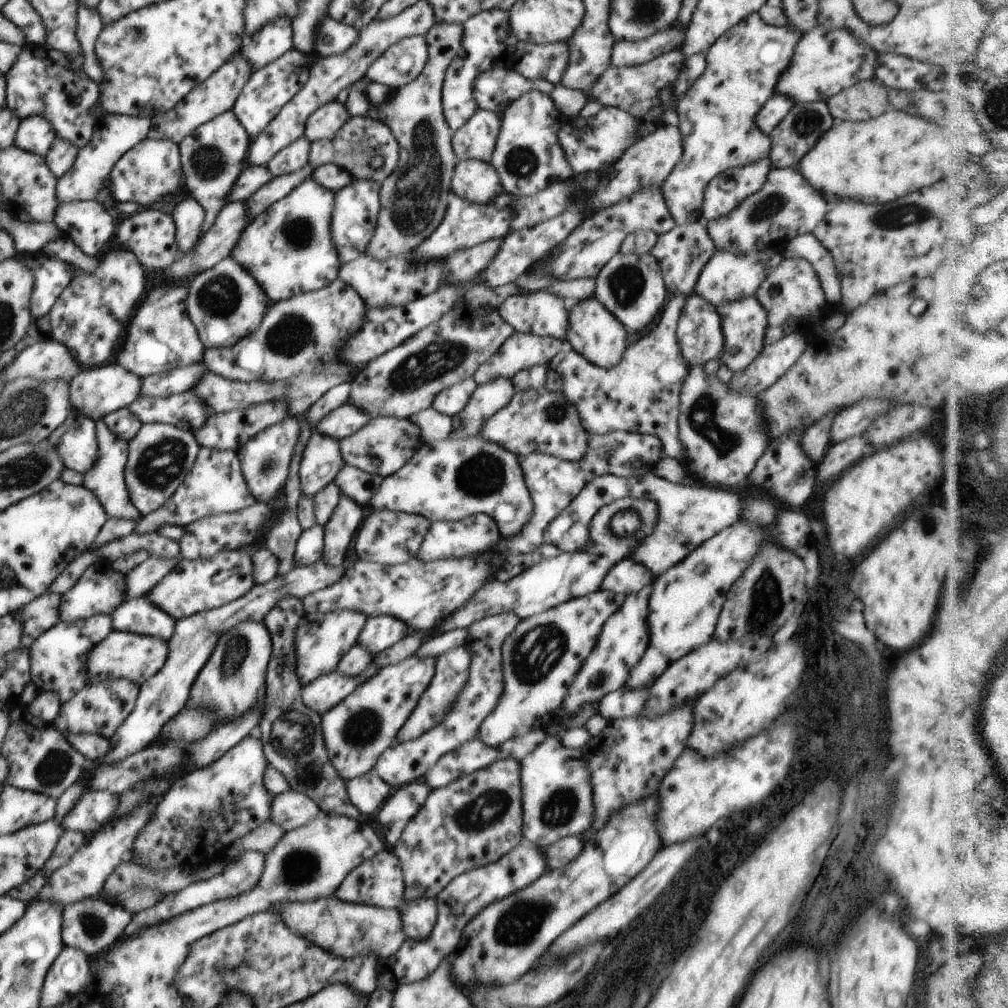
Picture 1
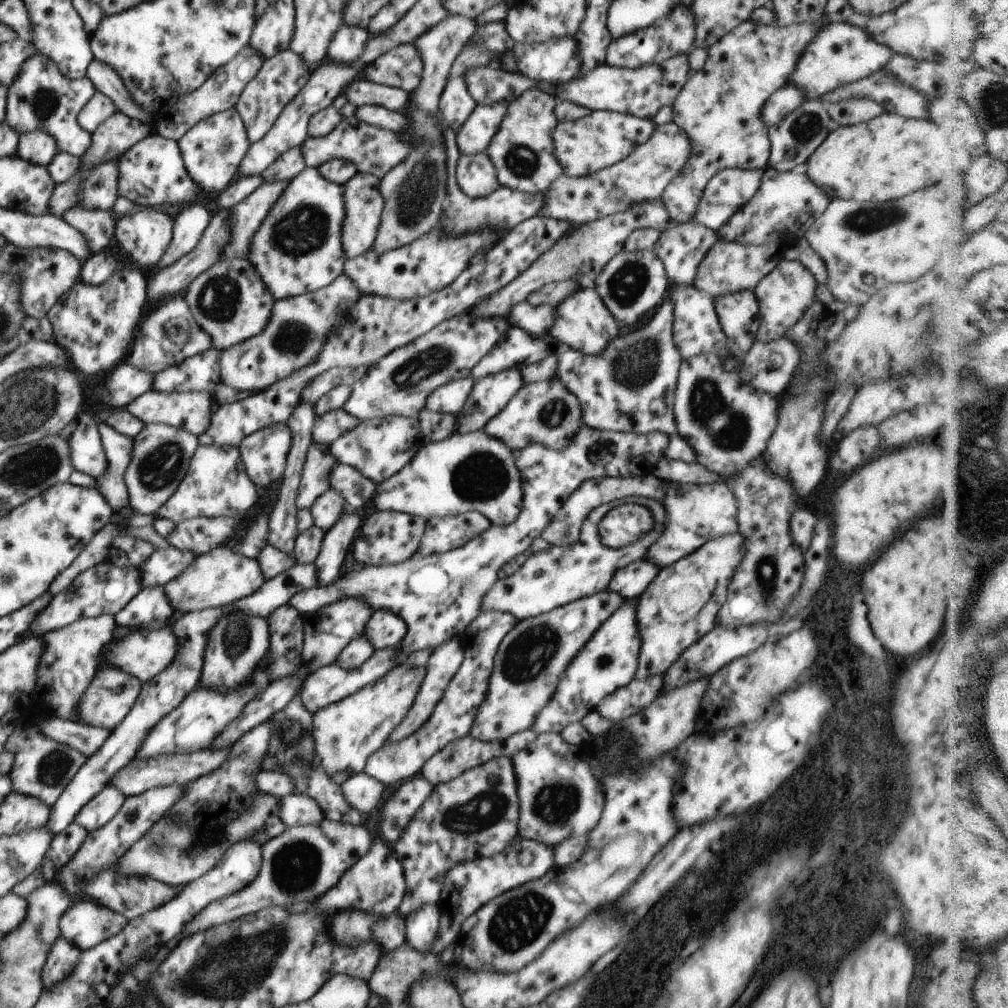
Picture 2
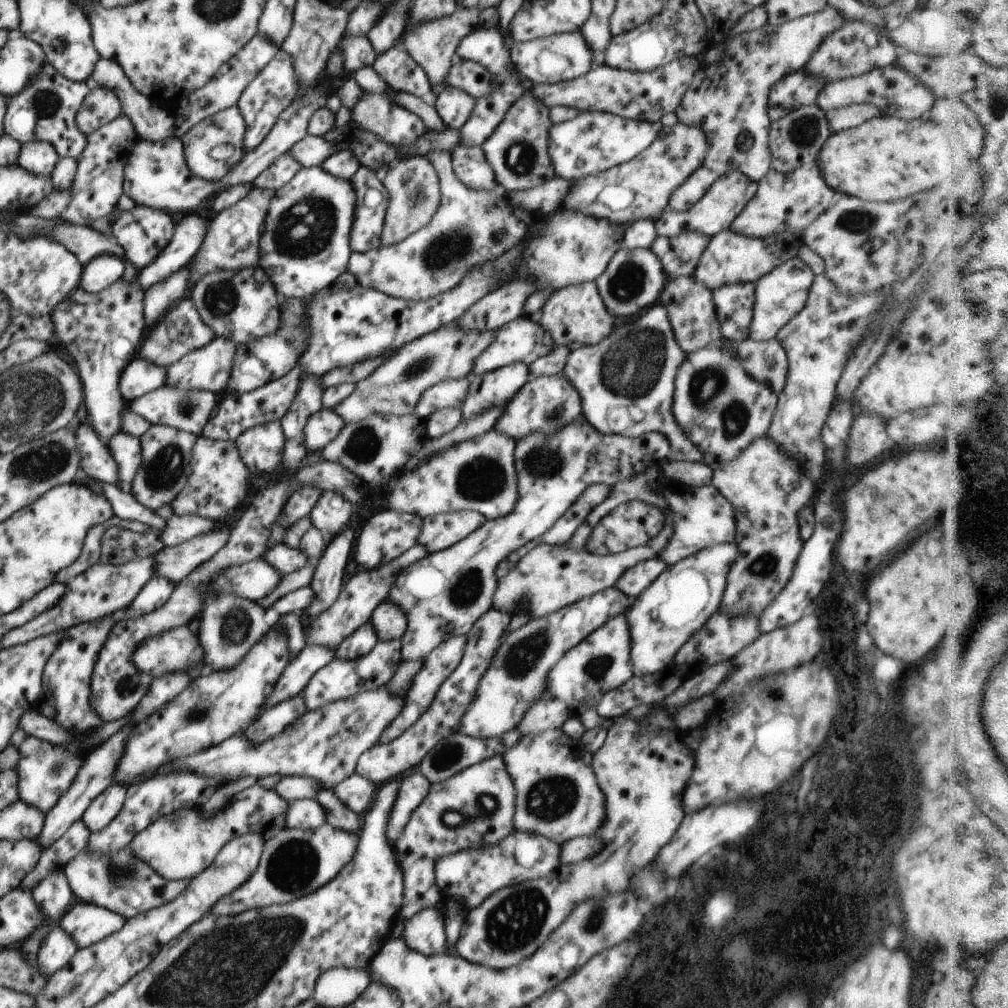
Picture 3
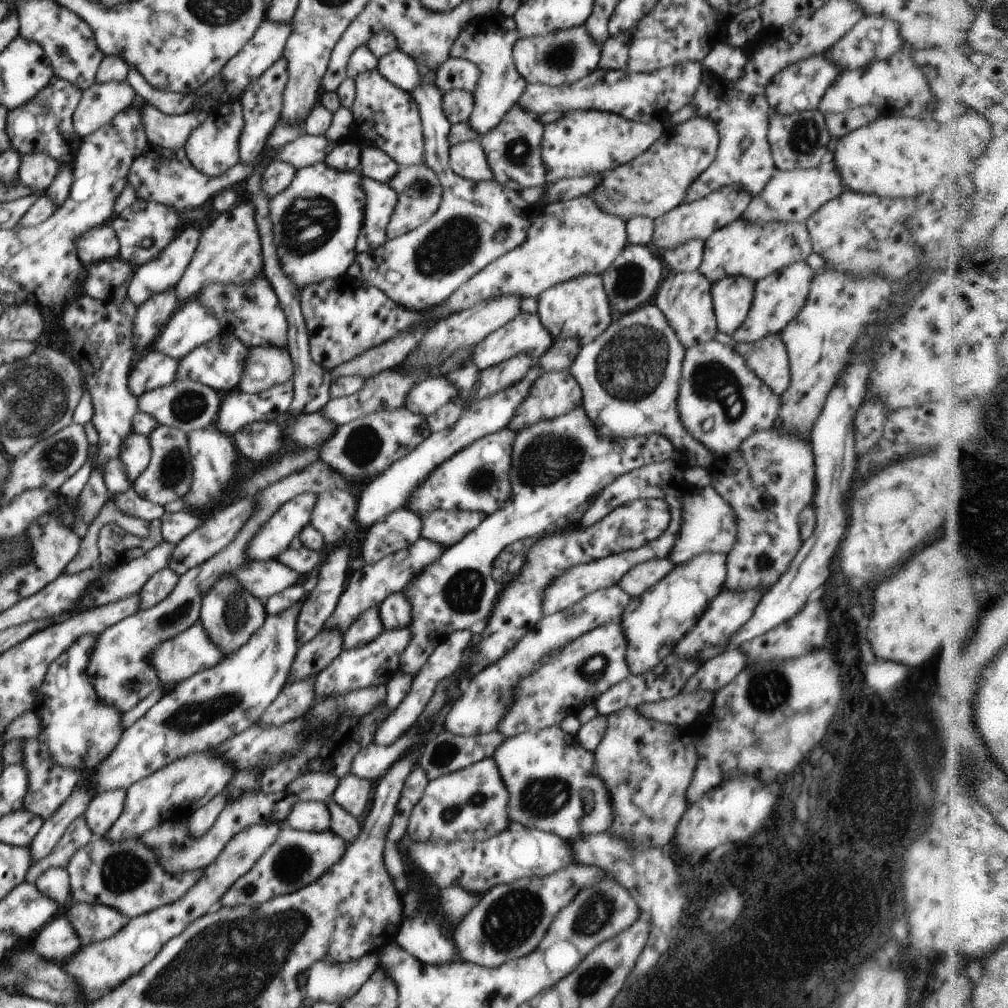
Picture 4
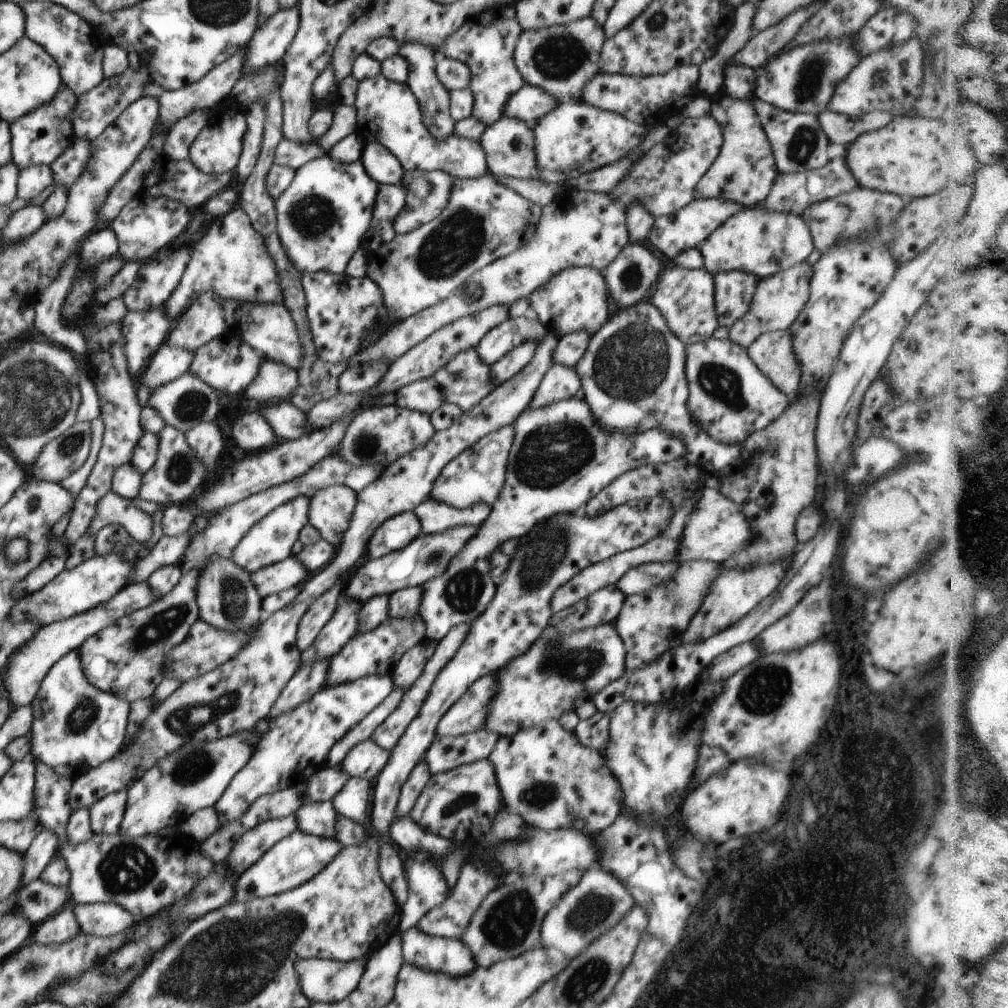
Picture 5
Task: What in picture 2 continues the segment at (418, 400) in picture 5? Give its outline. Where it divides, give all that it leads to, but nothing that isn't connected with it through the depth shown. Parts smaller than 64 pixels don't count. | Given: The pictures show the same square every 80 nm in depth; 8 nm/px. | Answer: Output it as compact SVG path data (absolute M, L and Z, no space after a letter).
M470 376L450 381L430 393L424 409L456 416L472 392L475 380Z

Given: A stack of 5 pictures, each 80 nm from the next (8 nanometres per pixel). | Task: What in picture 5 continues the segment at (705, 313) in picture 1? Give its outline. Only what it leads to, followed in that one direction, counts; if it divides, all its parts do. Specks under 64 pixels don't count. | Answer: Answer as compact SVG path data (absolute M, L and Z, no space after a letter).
M673 265L661 272L648 301L658 308L670 330L684 344L696 344L712 337L714 330L719 327L714 291L713 276L706 269L685 269Z

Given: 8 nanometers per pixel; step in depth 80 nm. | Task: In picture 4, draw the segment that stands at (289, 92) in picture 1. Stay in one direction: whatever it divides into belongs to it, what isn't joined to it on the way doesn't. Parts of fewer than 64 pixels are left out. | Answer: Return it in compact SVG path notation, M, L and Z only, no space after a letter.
M280 58L276 60L254 84L250 84L243 94L239 97L237 104L240 105L243 111L243 118L245 121L245 128L239 141L239 156L242 164L252 164L259 160L260 153L266 146L267 139L277 126L278 120L281 119L282 111L282 92L286 88L288 82L288 68L286 60Z

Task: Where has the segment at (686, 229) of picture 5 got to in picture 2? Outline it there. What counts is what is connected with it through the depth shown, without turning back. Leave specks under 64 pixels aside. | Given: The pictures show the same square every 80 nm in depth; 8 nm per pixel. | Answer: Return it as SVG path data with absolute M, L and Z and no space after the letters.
M734 167L721 170L718 174L715 174L707 182L695 217L690 221L696 221L706 226L706 228L718 232L720 226L758 192L764 170L764 168L752 170Z

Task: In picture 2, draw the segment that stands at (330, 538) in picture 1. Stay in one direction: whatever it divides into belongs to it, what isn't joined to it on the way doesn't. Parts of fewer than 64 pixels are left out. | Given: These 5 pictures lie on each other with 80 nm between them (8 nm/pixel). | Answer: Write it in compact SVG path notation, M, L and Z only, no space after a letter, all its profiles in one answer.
M346 510L341 518L326 531L322 552L316 557L314 564L319 576L319 586L336 582L342 576L344 558L354 542L354 536L360 528L360 515L355 510Z

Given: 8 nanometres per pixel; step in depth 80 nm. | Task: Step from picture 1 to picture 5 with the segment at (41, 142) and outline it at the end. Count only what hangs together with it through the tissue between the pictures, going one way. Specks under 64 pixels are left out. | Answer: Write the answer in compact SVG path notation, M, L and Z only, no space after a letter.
M50 164L30 165L19 170L17 178L17 196L24 200L32 200L54 184L53 170Z

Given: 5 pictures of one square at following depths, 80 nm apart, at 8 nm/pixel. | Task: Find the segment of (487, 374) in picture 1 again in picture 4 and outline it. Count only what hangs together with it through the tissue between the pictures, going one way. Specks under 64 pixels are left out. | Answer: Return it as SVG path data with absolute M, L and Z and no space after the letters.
M518 314L510 322L504 324L498 330L488 334L484 340L475 345L475 350L471 358L480 371L501 364L504 360L509 360L512 356L517 356L520 352L528 352L534 361L540 359L556 341L542 326L537 314Z

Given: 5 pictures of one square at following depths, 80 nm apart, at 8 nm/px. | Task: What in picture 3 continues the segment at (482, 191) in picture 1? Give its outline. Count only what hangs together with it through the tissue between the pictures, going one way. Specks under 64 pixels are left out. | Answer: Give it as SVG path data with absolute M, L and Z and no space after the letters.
M458 144L452 152L451 163L456 178L469 189L488 192L499 188L482 147Z

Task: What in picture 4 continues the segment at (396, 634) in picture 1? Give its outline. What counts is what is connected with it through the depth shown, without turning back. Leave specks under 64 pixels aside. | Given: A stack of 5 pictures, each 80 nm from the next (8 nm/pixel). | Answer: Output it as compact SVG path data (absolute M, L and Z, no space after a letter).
M403 592L390 594L379 606L378 616L386 630L406 628L412 622L412 604Z

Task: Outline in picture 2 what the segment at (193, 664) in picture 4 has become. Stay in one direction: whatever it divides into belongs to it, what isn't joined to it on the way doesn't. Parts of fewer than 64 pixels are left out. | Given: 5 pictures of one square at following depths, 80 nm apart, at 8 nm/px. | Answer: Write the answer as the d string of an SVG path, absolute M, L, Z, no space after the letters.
M160 630L160 632L132 632L126 634L122 640L112 640L104 650L102 650L100 660L110 664L110 667L120 668L132 676L138 676L138 680L148 682L152 680L158 672L162 672L170 662L174 660L178 652L178 644L176 644L176 636L172 630Z

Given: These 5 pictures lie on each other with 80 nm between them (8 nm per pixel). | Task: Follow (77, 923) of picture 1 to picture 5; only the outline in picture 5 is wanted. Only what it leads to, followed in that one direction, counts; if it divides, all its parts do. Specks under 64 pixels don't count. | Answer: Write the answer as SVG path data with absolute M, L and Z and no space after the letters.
M116 903L77 904L73 908L79 930L87 935L108 937L124 933L136 920Z

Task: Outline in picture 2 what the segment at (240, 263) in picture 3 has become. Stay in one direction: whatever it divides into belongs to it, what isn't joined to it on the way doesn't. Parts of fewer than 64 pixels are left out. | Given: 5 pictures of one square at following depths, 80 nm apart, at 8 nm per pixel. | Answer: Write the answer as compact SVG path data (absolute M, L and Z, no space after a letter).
M264 181L250 196L235 204L231 210L231 243L221 256L224 259L248 258L249 242L254 231L263 223L274 203L282 196L290 181Z

